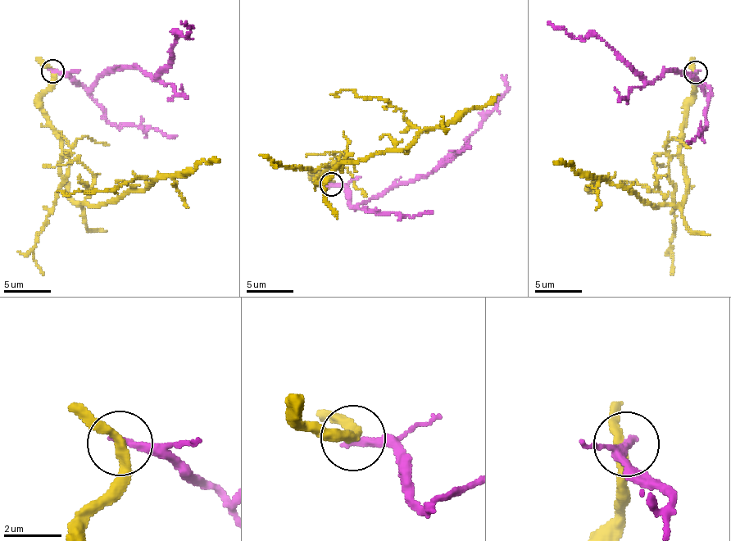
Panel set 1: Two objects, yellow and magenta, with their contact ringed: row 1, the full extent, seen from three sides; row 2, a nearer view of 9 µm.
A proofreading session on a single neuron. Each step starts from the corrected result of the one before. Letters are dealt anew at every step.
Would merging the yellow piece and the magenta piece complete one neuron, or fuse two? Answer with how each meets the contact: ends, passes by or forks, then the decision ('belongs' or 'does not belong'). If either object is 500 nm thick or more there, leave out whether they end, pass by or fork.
yellow passes by; magenta ends; does not belong

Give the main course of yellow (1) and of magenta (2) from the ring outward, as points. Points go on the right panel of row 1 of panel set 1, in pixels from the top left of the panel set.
1: (695, 73), (681, 141), (685, 198), (676, 206), (651, 206), (607, 179), (596, 179), (587, 190), (597, 188)
2: (695, 73), (707, 93), (680, 70), (664, 71), (651, 81), (604, 40), (577, 38), (549, 21)

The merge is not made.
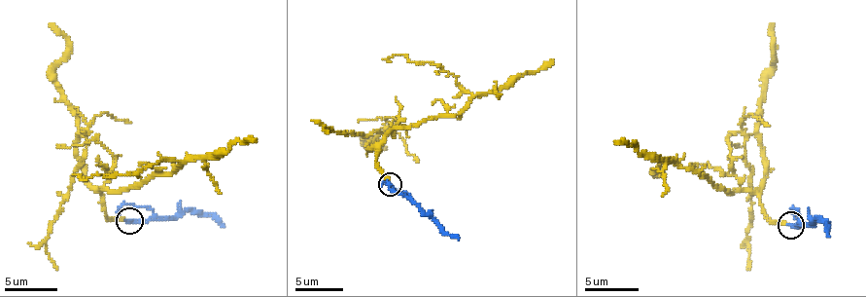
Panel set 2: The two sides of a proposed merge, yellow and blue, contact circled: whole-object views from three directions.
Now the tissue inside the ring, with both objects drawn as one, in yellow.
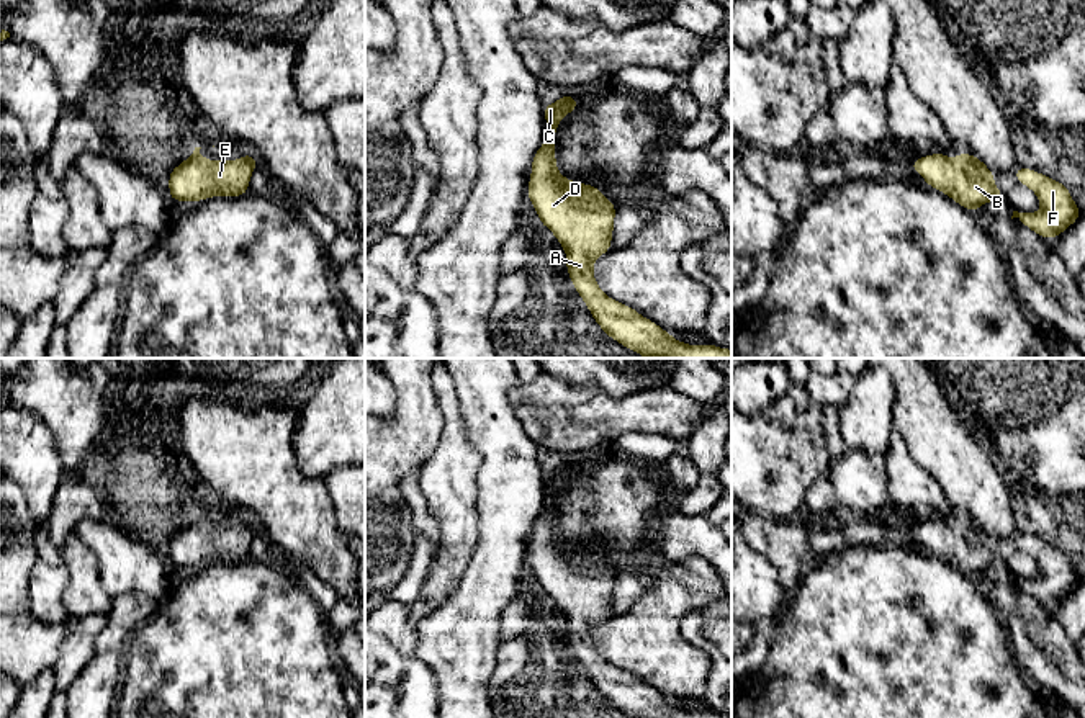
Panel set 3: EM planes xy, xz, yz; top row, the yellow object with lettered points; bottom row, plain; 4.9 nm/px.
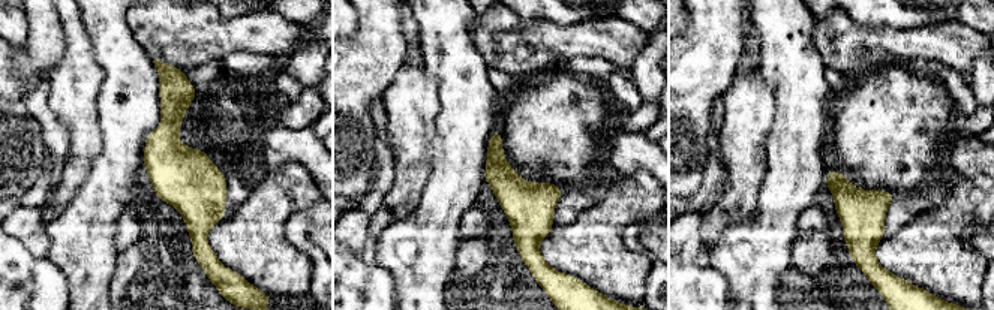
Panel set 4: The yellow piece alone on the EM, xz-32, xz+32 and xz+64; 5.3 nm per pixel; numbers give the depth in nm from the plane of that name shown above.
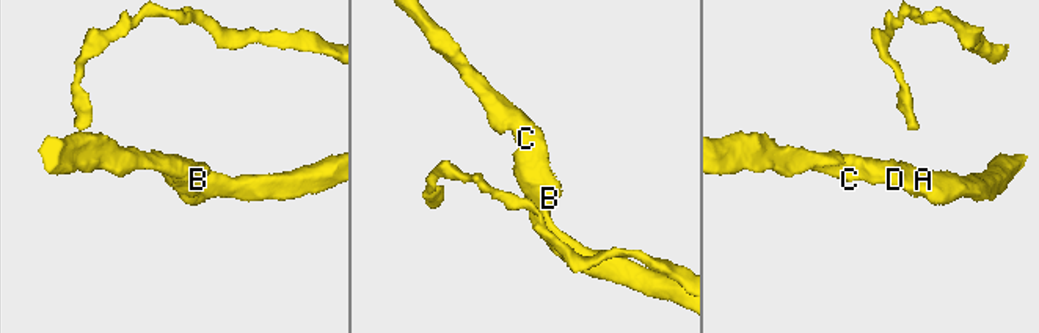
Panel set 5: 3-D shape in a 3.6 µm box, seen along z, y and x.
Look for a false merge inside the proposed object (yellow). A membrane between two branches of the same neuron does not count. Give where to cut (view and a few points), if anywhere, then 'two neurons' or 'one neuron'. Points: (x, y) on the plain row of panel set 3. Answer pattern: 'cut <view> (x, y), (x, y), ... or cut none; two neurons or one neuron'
cut none; one neuron

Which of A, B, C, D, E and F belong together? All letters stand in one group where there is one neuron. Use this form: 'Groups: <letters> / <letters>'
Groups: A B C D E F

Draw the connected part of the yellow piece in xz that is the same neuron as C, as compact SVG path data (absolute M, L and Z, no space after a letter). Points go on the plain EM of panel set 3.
M566 460L543 473L547 502L532 525L527 563L542 592L548 594L566 618L571 649L597 692L633 718L732 718L712 710L691 711L676 707L633 674L609 664L592 639L596 626L610 617L615 569L596 551L565 545L556 535L555 500L561 484L579 468Z

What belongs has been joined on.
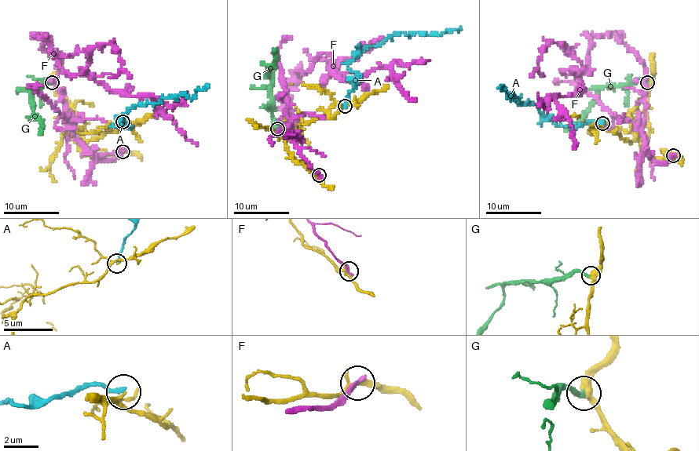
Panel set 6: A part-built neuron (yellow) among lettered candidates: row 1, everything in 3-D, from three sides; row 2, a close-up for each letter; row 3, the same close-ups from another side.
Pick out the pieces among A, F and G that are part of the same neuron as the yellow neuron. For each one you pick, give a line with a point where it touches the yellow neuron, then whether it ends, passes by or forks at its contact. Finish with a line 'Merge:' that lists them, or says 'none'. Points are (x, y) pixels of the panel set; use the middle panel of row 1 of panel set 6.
G: Touches yellow at (277, 129). It ends there
Merge: G

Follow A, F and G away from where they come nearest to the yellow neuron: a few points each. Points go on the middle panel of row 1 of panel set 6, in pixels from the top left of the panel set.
A: (345, 107), (346, 96), (359, 78), (348, 63), (361, 51), (394, 34), (439, 34), (461, 27)
F: (319, 176), (281, 131), (294, 120), (282, 106), (293, 74), (327, 53), (343, 78), (388, 66), (414, 100)
G: (276, 129), (272, 111), (272, 79), (266, 74), (276, 60), (275, 48)

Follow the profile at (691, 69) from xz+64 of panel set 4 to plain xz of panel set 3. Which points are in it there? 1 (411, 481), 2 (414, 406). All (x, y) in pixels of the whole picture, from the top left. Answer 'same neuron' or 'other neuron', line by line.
1: other neuron
2: same neuron

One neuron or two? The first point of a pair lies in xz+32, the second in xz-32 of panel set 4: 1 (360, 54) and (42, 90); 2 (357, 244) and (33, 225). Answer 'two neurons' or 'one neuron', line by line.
1: two neurons
2: one neuron

